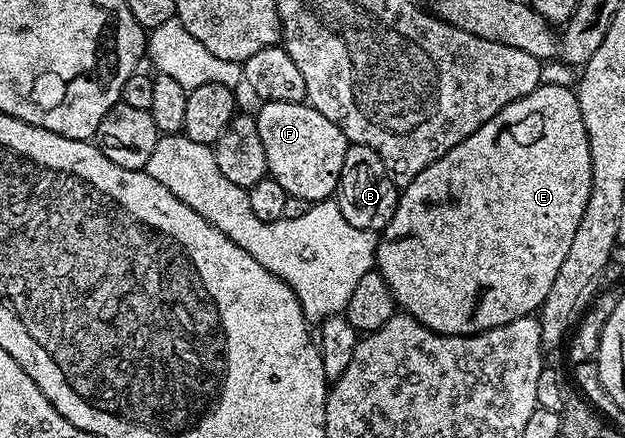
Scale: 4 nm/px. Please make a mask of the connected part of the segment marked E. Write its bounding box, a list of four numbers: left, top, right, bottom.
[375,83,591,335]

